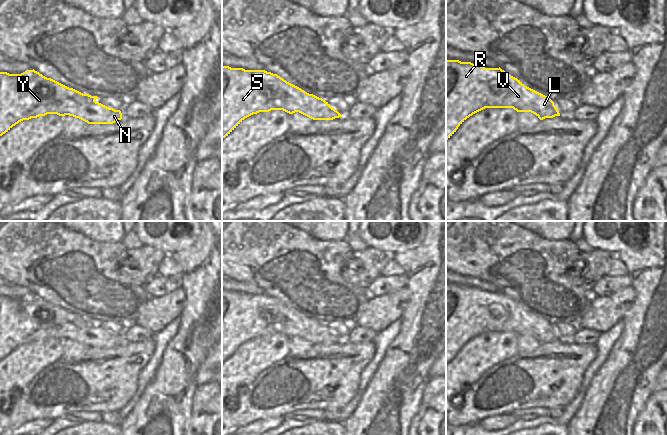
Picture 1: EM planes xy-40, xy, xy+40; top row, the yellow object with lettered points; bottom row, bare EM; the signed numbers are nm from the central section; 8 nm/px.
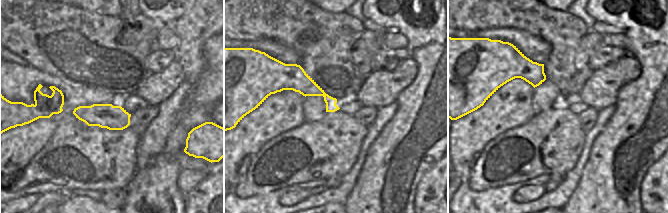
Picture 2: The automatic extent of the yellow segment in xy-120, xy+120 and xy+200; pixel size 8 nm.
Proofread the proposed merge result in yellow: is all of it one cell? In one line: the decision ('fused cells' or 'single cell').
single cell

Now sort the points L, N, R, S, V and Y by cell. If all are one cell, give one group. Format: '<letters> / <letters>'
L N R S V Y

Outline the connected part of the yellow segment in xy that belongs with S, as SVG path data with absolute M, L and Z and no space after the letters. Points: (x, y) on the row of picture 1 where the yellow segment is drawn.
M222 66L222 139L245 118L259 112L299 112L313 120L342 115L324 99L309 94L277 74Z

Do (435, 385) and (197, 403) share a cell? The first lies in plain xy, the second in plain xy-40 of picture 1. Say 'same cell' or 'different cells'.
same cell

